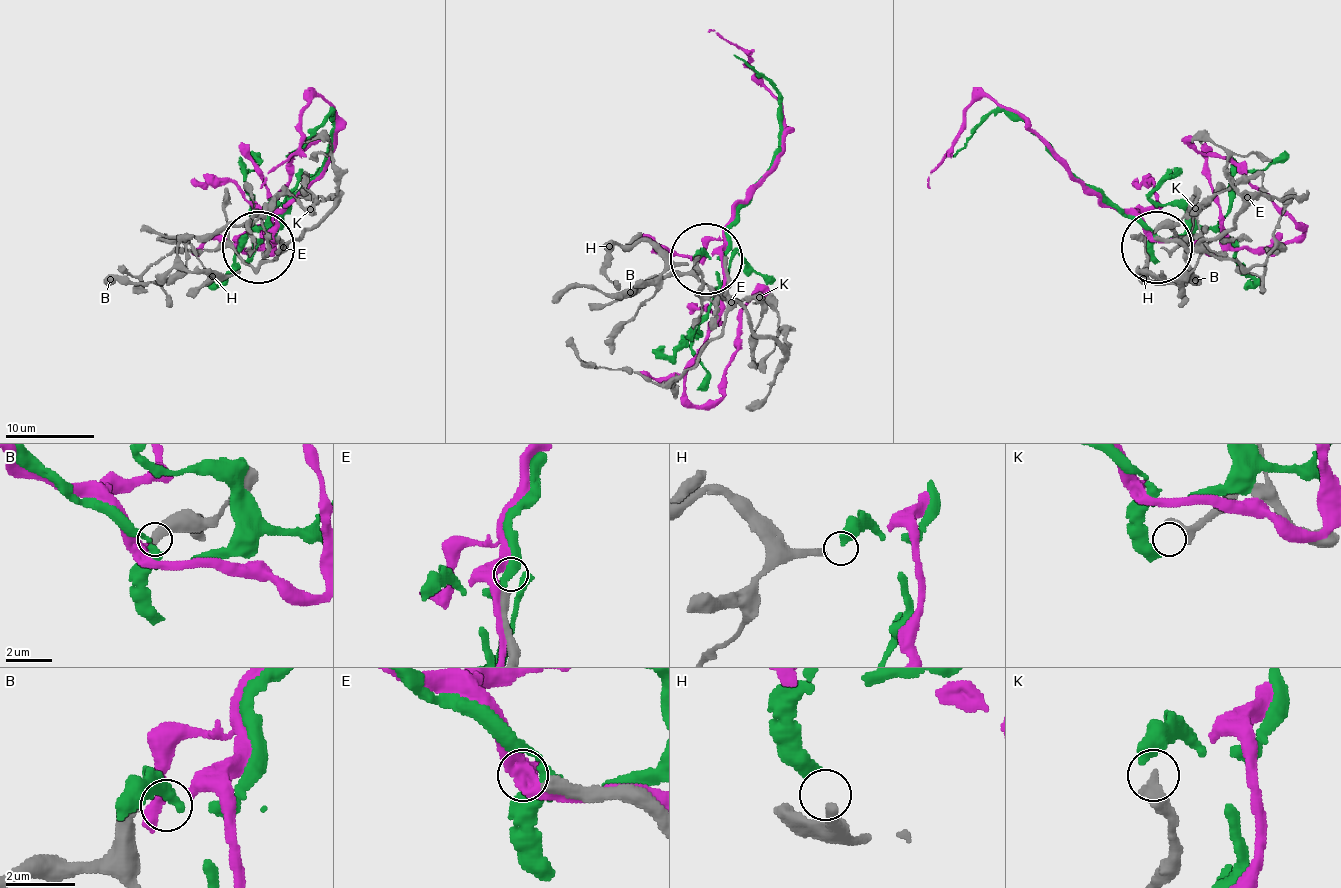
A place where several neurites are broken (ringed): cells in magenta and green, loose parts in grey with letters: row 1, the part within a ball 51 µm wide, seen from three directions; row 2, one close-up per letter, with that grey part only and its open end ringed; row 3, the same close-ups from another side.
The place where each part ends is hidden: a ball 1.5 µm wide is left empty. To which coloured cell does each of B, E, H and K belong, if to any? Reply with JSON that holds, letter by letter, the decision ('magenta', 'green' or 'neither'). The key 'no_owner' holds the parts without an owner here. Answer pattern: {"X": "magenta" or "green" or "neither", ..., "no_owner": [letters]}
{"B": "magenta", "E": "neither", "H": "green", "K": "neither", "no_owner": ["E", "K"]}

